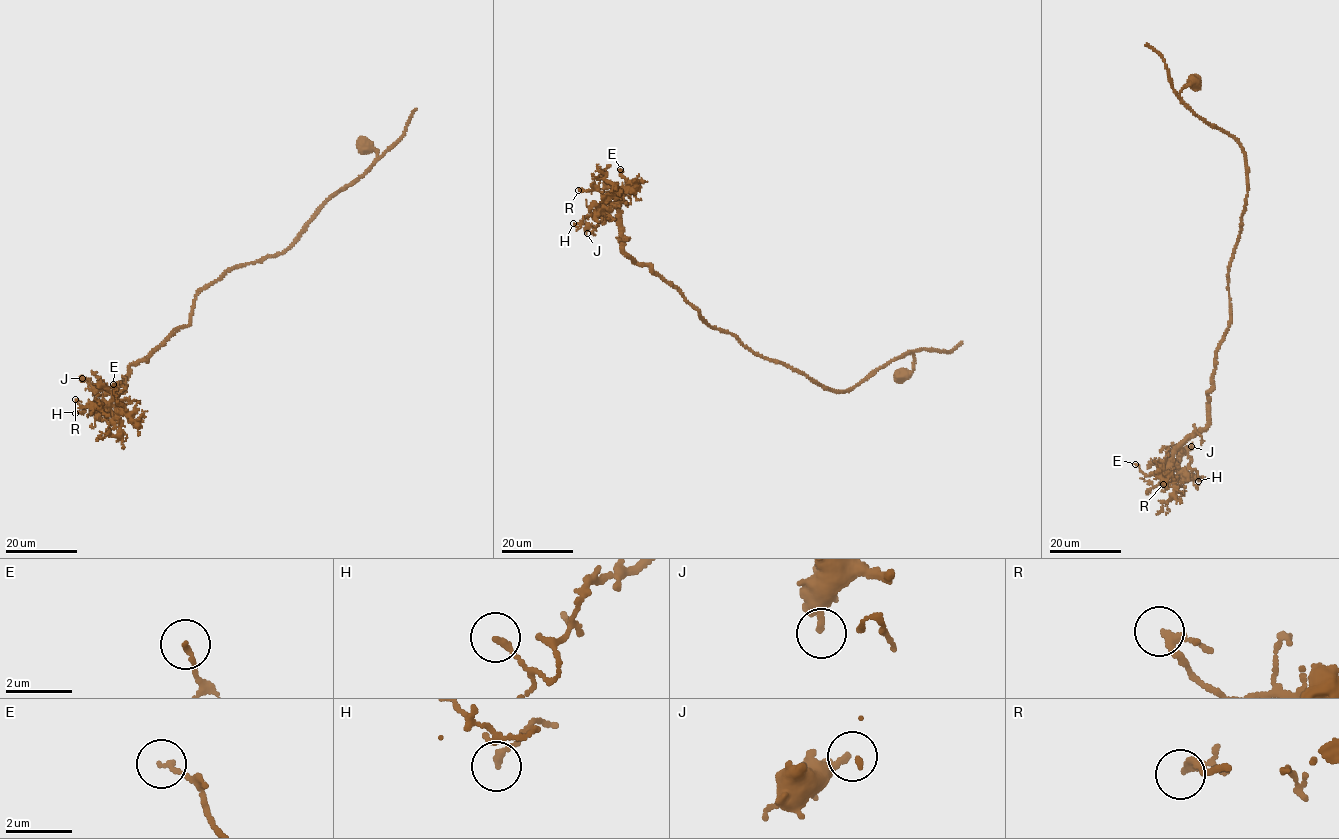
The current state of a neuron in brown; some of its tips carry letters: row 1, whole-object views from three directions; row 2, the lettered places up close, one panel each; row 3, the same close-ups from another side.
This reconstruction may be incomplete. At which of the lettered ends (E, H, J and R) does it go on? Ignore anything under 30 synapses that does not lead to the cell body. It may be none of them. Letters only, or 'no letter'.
no letter

